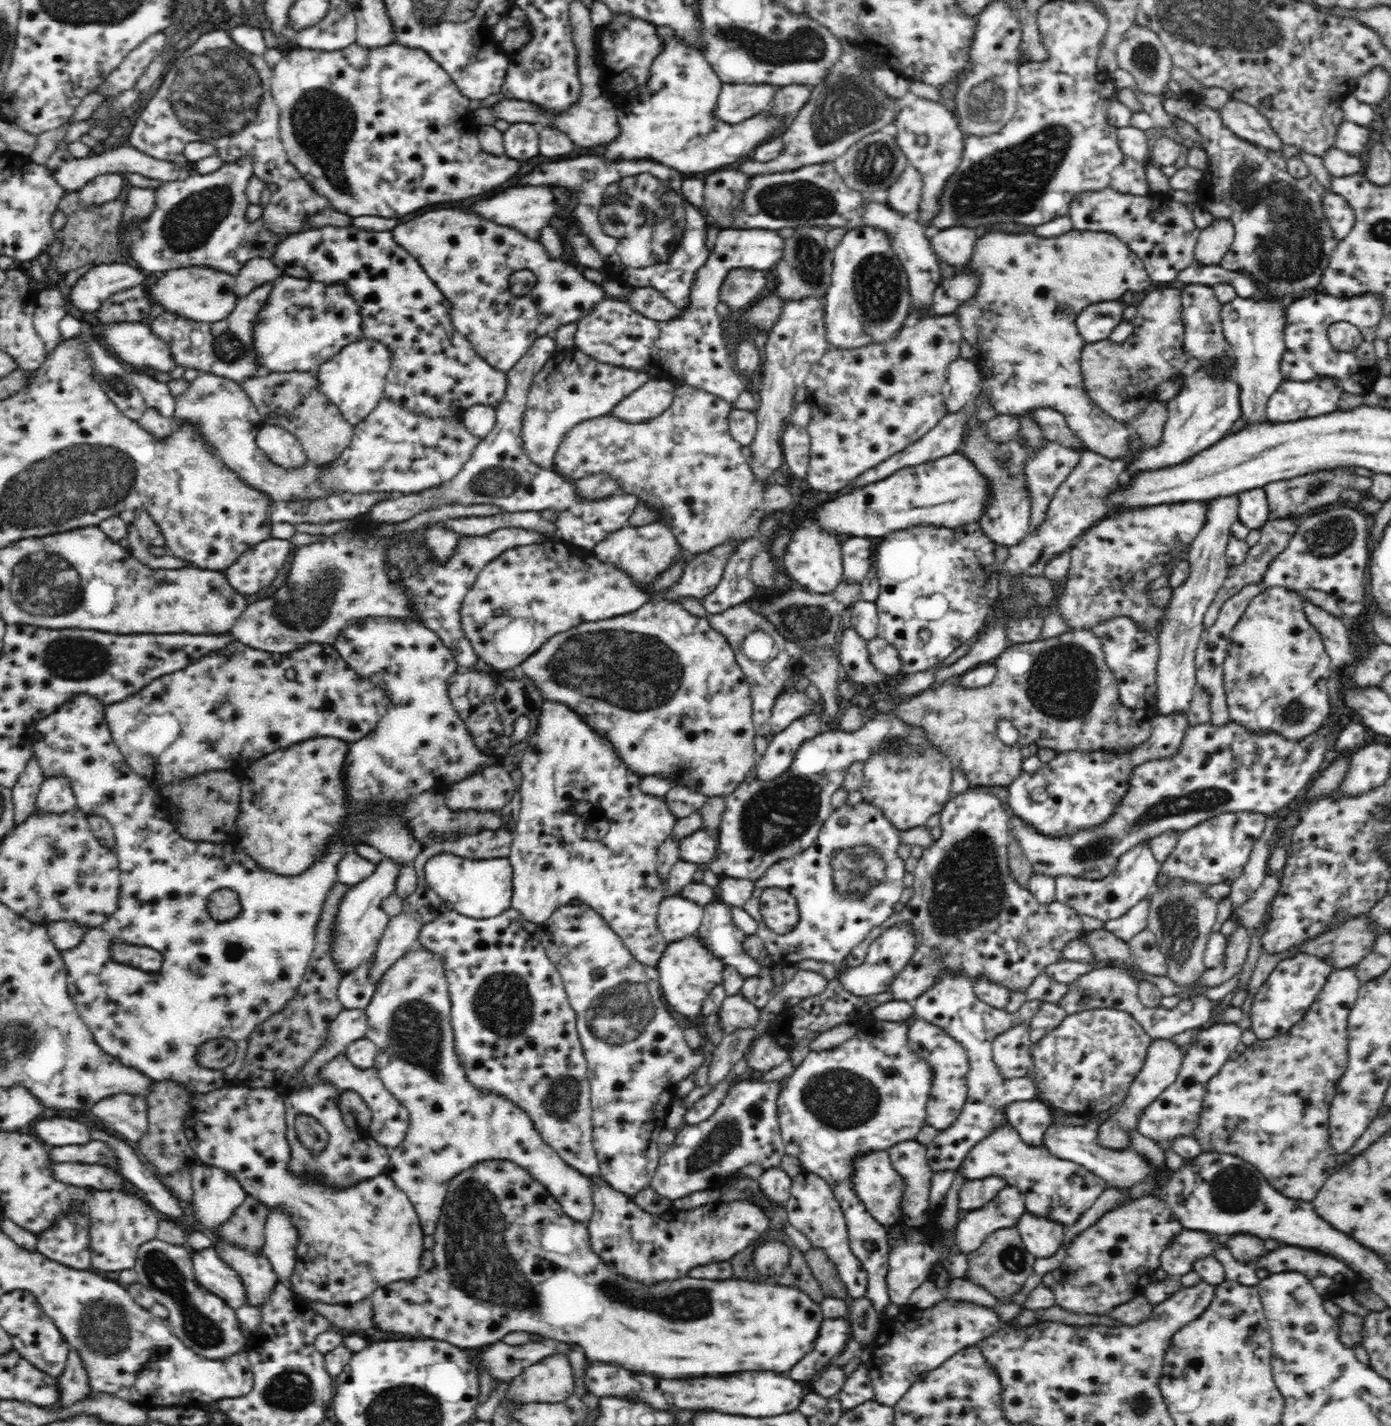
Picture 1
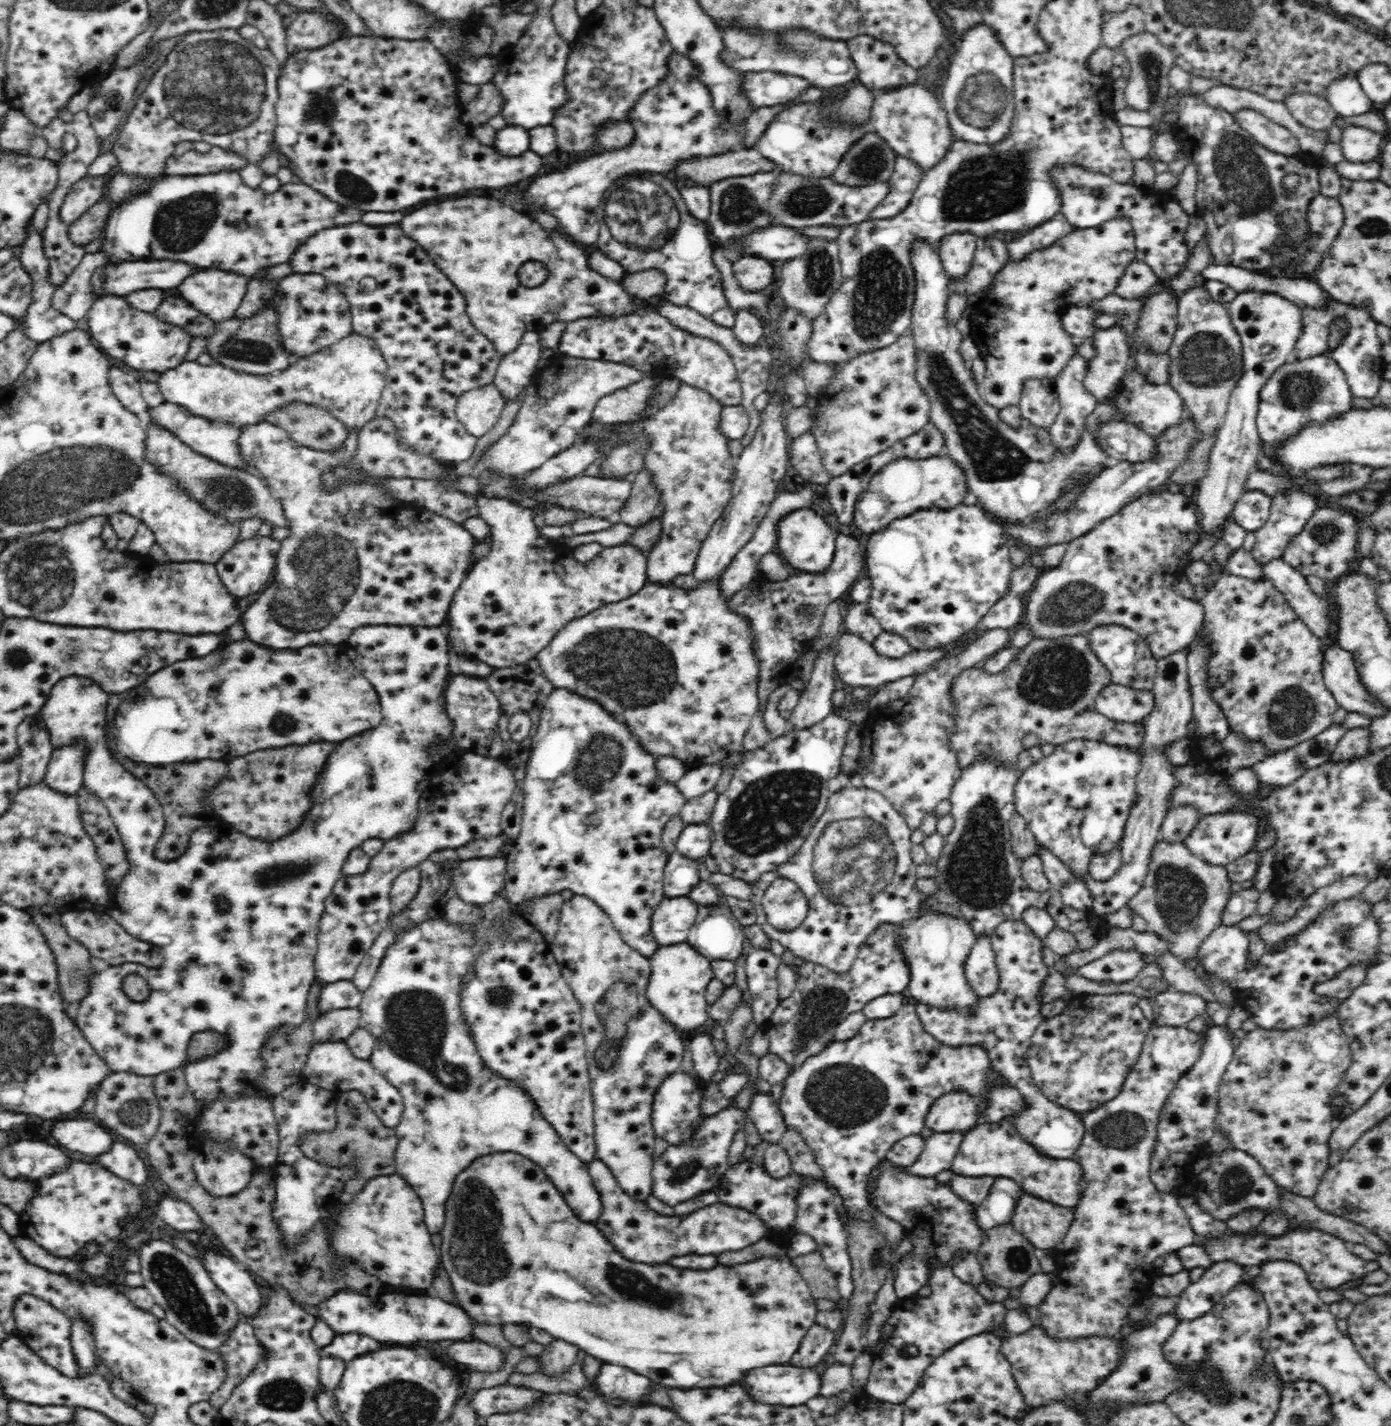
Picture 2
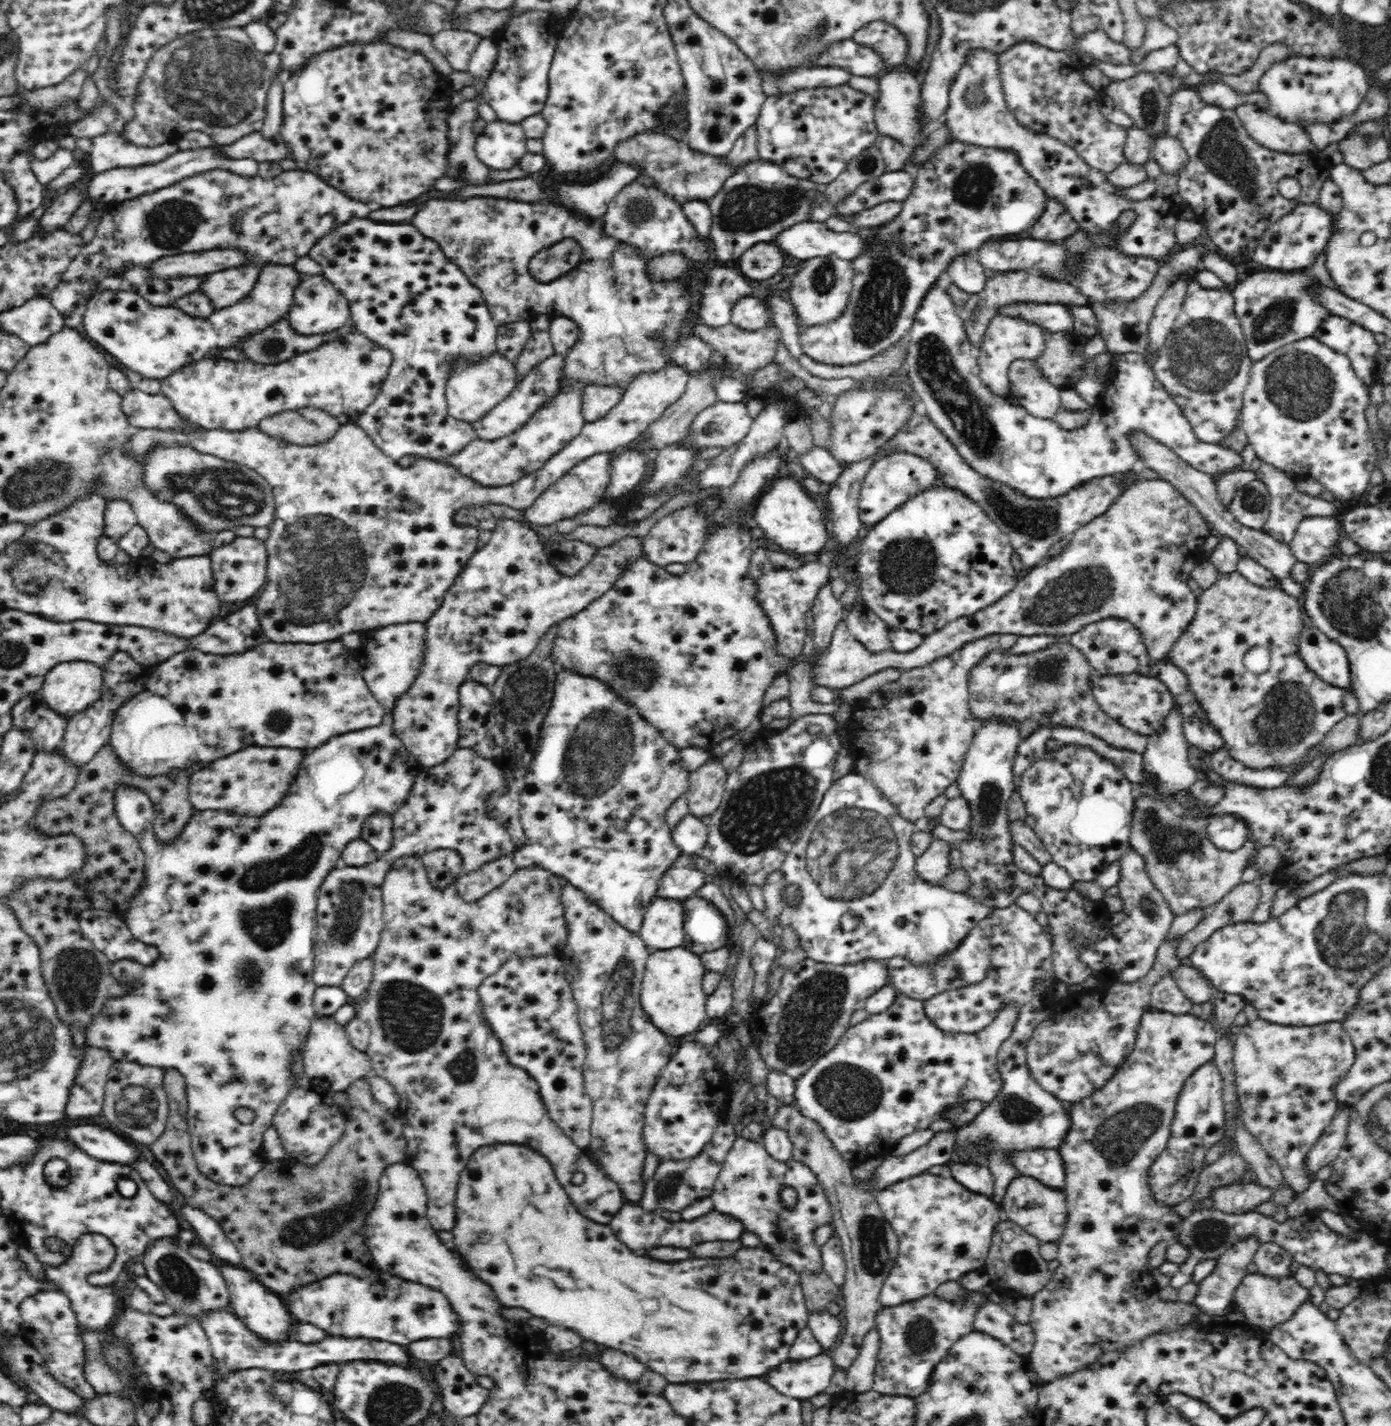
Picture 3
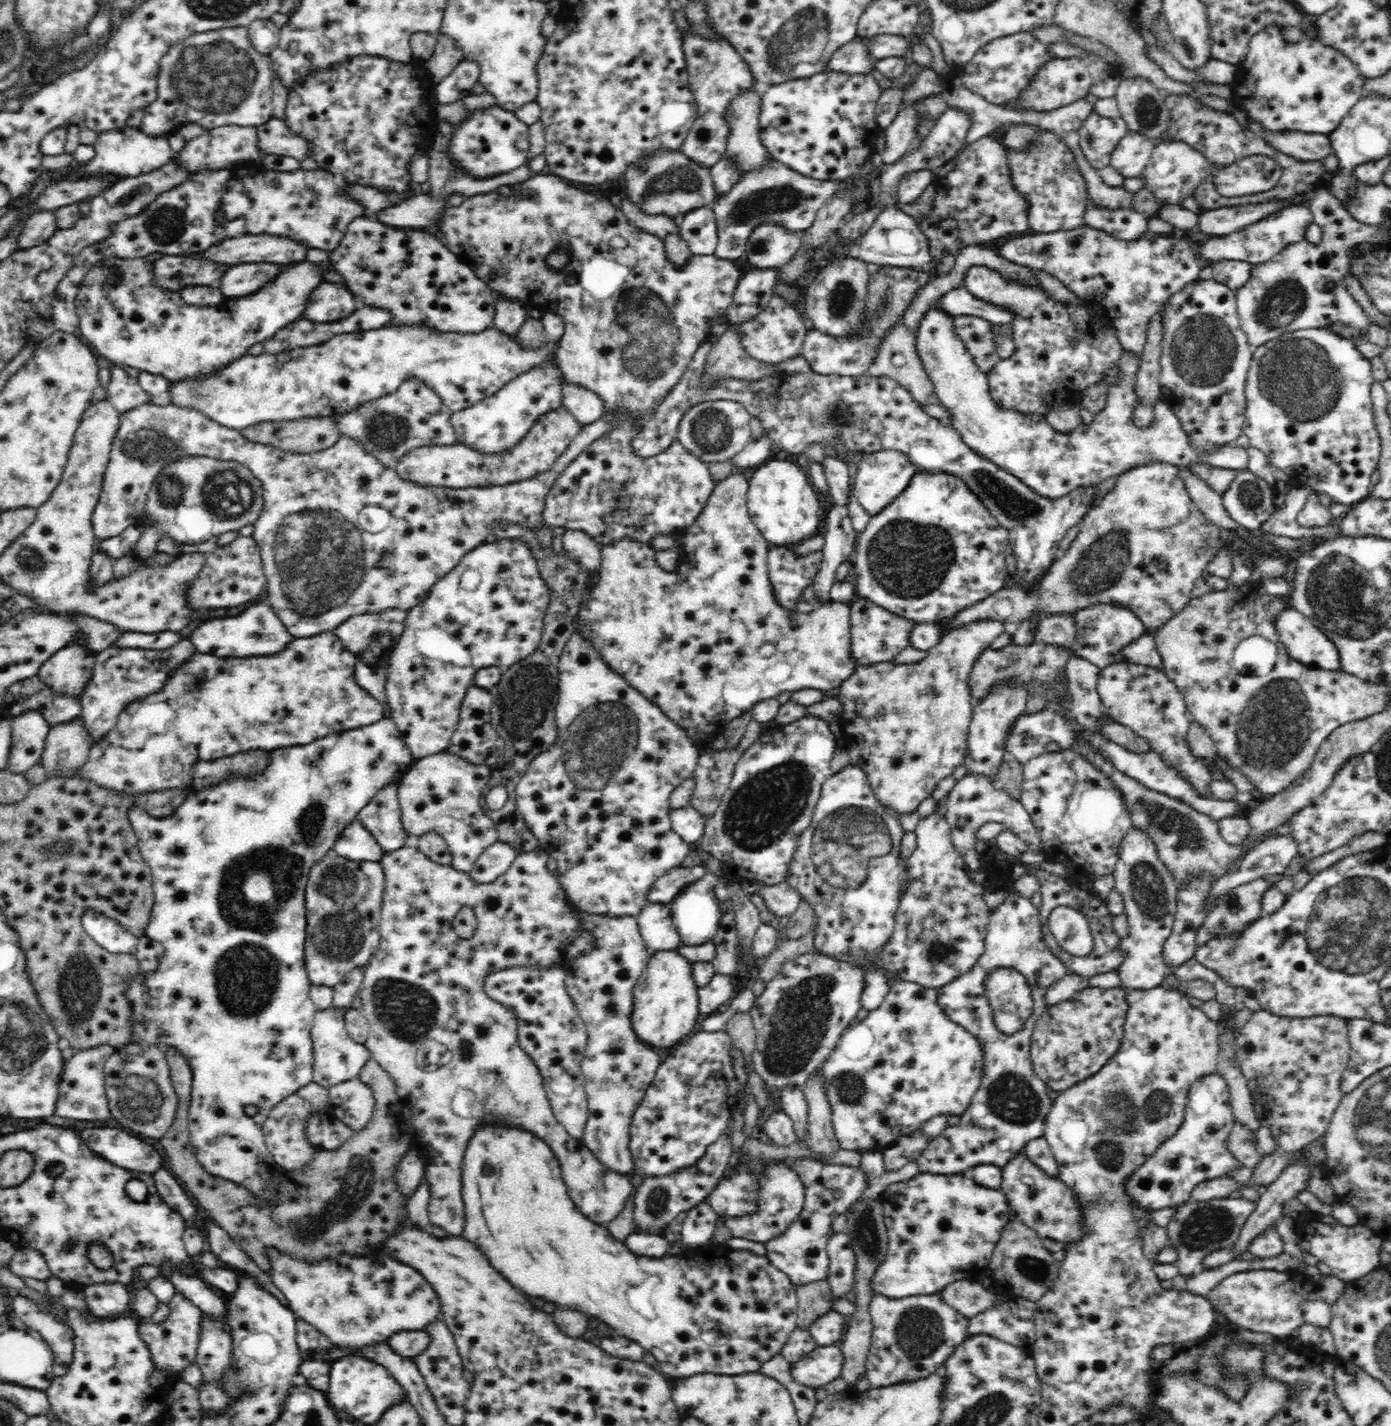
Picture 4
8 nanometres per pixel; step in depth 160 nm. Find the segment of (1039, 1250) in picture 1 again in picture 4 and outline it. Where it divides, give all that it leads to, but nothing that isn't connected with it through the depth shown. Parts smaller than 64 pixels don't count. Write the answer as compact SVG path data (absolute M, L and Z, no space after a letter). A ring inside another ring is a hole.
M1016 1156L1014 1160L1010 1160L1002 1169L1001 1191L1005 1195L1008 1205L1012 1207L1015 1219L1020 1220L1026 1226L1034 1229L1040 1238L1050 1238L1052 1240L1063 1243L1076 1242L1082 1236L1082 1211L1081 1202L1077 1200L1077 1194L1061 1182L1059 1178L1051 1178L1044 1171L1036 1167L1031 1160L1026 1156Z

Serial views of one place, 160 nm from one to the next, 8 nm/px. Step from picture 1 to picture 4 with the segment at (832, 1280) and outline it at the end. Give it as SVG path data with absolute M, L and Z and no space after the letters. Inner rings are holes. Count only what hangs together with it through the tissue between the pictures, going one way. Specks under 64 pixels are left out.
M827 1279L795 1285L798 1299L797 1326L808 1329L823 1314L832 1310L833 1302L838 1298L832 1292Z

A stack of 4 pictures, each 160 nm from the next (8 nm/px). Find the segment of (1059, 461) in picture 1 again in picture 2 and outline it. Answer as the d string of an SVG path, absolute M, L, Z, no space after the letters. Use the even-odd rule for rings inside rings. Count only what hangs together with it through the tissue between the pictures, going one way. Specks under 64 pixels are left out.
M1076 352L1068 361L1065 371L1062 371L1055 378L1055 389L1060 399L1061 409L1054 424L1049 426L1048 433L1050 433L1054 449L1060 451L1060 453L1071 451L1082 442L1085 430L1088 428L1085 420L1089 414L1094 412L1096 405L1099 403L1099 400L1085 389L1084 377L1086 373L1086 363L1084 363L1084 359Z

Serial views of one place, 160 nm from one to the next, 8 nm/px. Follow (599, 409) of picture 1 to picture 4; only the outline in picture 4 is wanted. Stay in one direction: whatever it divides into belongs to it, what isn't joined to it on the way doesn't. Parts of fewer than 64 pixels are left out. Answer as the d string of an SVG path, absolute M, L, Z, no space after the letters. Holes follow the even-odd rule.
M560 405L556 410L542 414L517 445L502 450L501 453L480 452L462 443L448 446L423 446L402 455L395 470L399 478L423 486L461 489L520 482L548 470L579 434L581 426L582 424L575 420L574 415L567 412L565 406Z

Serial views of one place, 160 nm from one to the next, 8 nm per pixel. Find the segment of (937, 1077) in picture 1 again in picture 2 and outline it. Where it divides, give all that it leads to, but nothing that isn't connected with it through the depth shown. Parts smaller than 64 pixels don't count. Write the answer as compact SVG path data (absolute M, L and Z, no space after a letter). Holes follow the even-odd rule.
M952 1090L936 1098L925 1119L925 1126L935 1133L968 1131L979 1116L974 1096L965 1090Z

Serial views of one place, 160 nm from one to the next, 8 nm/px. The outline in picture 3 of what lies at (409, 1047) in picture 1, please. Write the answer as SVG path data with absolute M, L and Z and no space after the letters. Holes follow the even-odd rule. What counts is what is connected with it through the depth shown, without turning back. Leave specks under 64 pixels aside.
M406 855L405 857L396 859L393 865L390 866L383 880L383 931L381 940L372 954L374 966L370 984L366 992L362 993L361 996L354 1001L355 1016L367 1022L371 1030L372 1047L366 1047L365 1050L365 1053L370 1058L370 1064L373 1066L375 1072L378 1073L378 1076L385 1078L394 1086L396 1094L400 1097L401 1101L399 1106L402 1108L400 1118L404 1118L403 1135L407 1141L404 1163L414 1166L414 1169L418 1171L418 1175L421 1176L427 1195L427 1217L435 1231L452 1230L454 1220L456 1220L454 1204L460 1174L462 1170L466 1168L468 1159L471 1158L472 1154L474 1154L478 1148L482 1148L482 1146L494 1146L494 1144L521 1144L545 1156L545 1158L549 1160L550 1165L552 1165L558 1183L565 1188L576 1210L582 1213L582 1216L594 1222L608 1225L608 1222L614 1217L614 1214L617 1214L625 1200L618 1183L614 1182L603 1169L598 1168L598 1166L591 1162L589 1150L582 1150L572 1143L572 1140L566 1136L565 1132L553 1122L541 1099L538 1083L536 1083L524 1069L520 1069L520 1067L515 1067L509 1062L506 1062L506 1055L502 1053L500 1041L492 1036L492 1030L488 1028L486 1018L484 1018L482 1010L478 1008L478 1006L480 1006L480 1000L478 1000L478 996L476 996L476 994L478 994L476 988L480 986L480 982L482 982L486 976L494 974L508 958L513 956L536 956L537 958L538 956L542 956L542 954L554 954L554 952L560 952L562 948L565 948L568 931L566 931L564 905L561 901L562 890L563 887L558 883L558 877L556 875L550 873L549 870L542 869L542 866L530 866L527 869L514 871L503 885L498 886L497 889L490 890L489 893L486 893L476 902L467 903L458 895L457 890L454 889L454 885L446 886L444 890L434 889L434 886L430 885L430 878L426 875L425 866L422 865L422 859L418 857L418 855ZM470 962L472 962L472 964L470 964ZM456 1060L458 1060L458 1062L456 1062ZM452 1068L454 1068L454 1070L452 1070ZM440 1078L442 1078L446 1084L440 1084ZM452 1098L458 1098L458 1102L454 1104ZM460 1098L464 1098L464 1100L460 1100ZM444 1102L446 1102L446 1104L444 1104ZM448 1102L452 1102L452 1104L448 1104ZM576 1172L582 1172L582 1174L584 1174L584 1182L582 1182L582 1184L574 1184L573 1174Z

